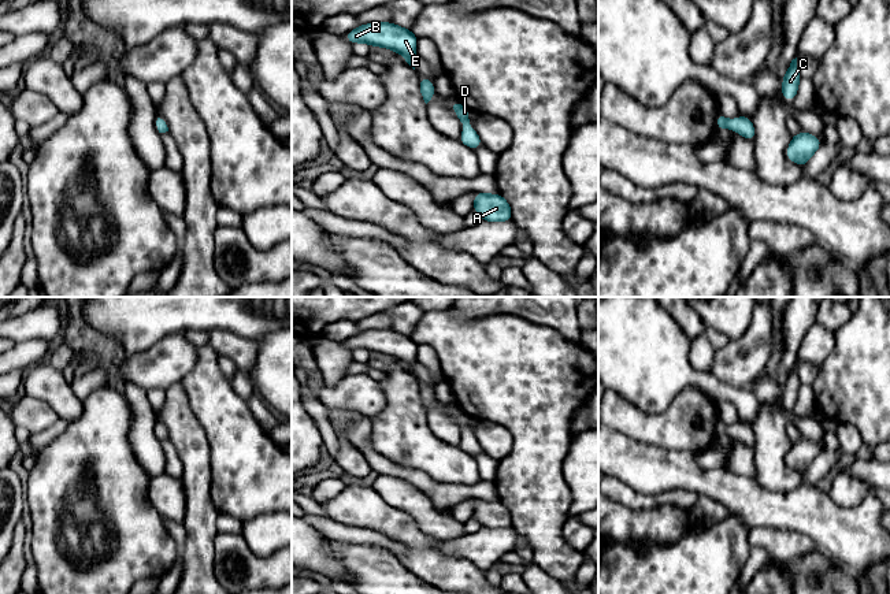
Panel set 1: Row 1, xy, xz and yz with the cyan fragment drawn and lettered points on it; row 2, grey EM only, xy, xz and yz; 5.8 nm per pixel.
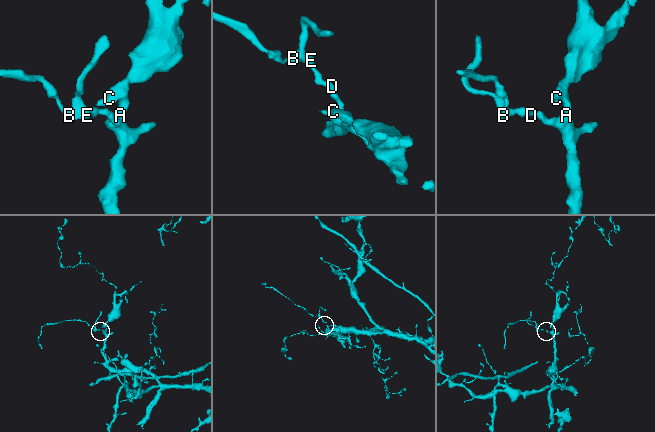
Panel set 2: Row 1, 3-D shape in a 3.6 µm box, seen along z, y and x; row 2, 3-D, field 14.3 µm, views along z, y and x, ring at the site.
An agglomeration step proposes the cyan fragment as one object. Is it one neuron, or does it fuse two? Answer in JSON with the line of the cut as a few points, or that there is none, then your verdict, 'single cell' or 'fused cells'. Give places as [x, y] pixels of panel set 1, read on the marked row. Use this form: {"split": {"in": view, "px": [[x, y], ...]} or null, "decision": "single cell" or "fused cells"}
{"split": null, "decision": "single cell"}

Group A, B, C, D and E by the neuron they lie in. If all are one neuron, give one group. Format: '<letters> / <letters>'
A B C D E

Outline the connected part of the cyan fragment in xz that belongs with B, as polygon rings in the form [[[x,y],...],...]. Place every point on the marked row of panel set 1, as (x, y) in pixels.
[[[372,22],[361,25],[344,36],[352,45],[366,42],[374,47],[392,49],[405,56],[405,62],[415,70],[418,37],[409,30],[393,22]]]

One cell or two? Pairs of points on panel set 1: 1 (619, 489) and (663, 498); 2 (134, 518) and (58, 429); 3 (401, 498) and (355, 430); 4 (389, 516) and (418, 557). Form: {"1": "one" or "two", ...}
{"1": "one", "2": "two", "3": "two", "4": "one"}

